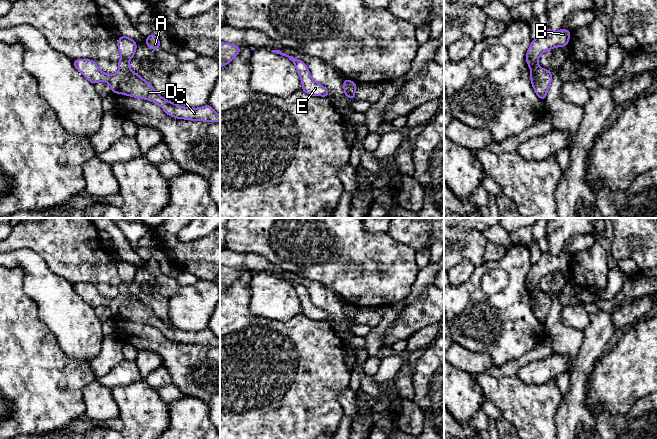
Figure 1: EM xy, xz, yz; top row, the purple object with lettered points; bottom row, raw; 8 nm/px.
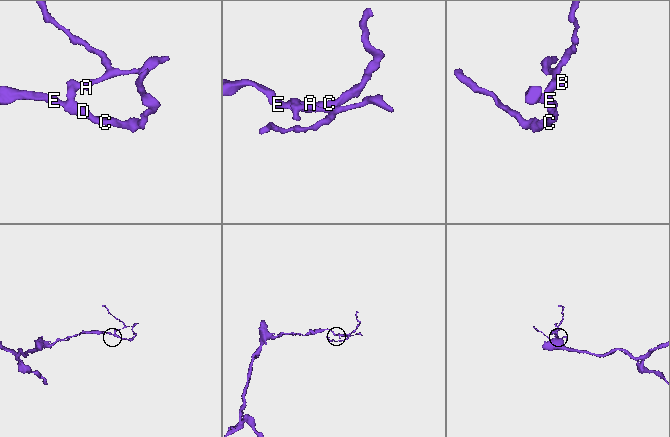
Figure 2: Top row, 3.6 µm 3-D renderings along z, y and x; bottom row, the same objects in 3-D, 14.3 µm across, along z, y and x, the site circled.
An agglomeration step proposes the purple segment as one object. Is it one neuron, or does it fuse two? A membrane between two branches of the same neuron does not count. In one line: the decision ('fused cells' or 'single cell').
single cell

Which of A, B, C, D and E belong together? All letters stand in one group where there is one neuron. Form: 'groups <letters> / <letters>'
groups A B C D E

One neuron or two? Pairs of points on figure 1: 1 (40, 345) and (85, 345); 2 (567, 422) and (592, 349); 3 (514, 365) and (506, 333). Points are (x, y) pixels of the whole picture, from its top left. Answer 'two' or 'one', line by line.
1: two
2: one
3: two

